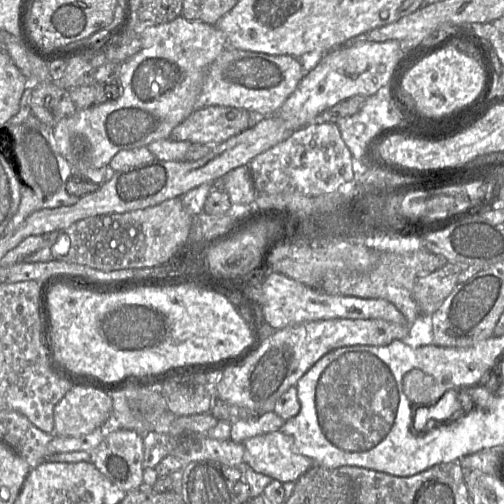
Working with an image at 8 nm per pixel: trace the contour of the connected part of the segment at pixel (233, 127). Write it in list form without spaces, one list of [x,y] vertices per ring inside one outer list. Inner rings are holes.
[[[206,106],[197,108],[189,117],[177,125],[171,132],[170,139],[188,143],[202,143],[202,144],[219,144],[225,142],[232,136],[235,136],[244,130],[252,127],[258,122],[260,116],[254,116],[252,113],[234,107],[227,106]]]

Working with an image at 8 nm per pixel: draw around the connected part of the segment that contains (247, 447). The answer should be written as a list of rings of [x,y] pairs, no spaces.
[[[282,431],[251,437],[243,442],[244,466],[281,483],[296,480],[315,466],[302,455],[290,435]]]

